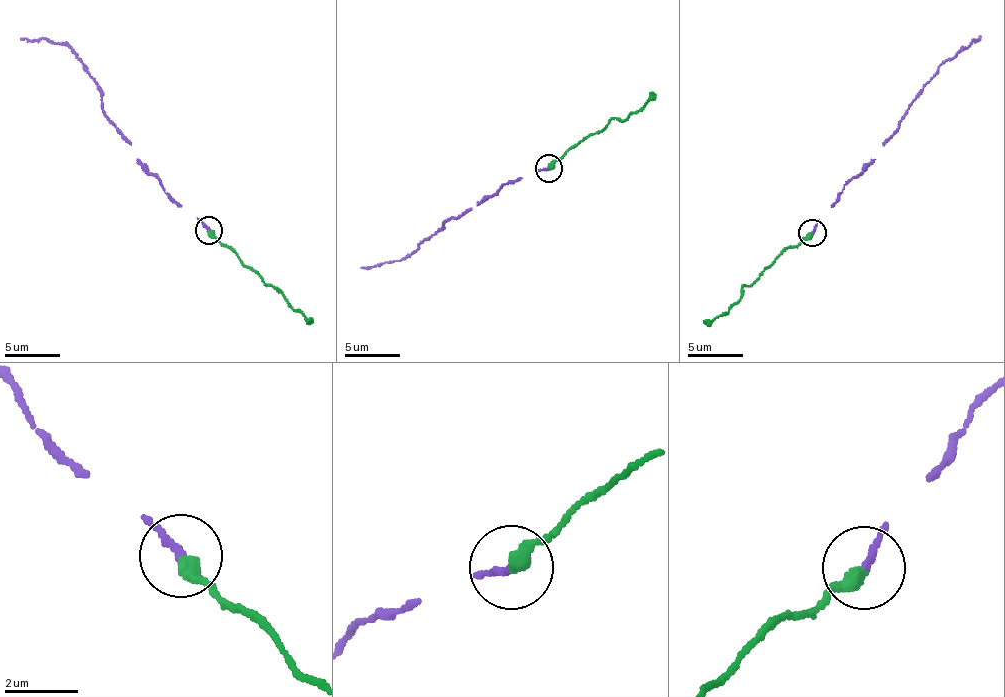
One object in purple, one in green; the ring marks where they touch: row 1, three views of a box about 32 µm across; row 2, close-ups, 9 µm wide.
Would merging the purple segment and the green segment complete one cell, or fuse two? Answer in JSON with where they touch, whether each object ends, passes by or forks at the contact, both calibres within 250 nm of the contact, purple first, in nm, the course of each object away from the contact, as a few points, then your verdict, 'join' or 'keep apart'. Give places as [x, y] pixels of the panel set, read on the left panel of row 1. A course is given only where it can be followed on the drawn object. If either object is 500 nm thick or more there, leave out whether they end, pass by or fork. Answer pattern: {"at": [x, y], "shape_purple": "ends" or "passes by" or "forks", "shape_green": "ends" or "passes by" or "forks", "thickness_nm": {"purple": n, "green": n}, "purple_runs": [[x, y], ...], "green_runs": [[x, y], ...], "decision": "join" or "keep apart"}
{"at": [208, 230], "shape_purple": "ends", "shape_green": "ends", "thickness_nm": {"purple": 200, "green": 400}, "purple_runs": [[209, 229], [147, 173], [102, 108], [102, 93], [80, 59], [57, 42], [20, 39]], "green_runs": [[209, 229], [269, 285], [280, 290], [310, 322]], "decision": "join"}

